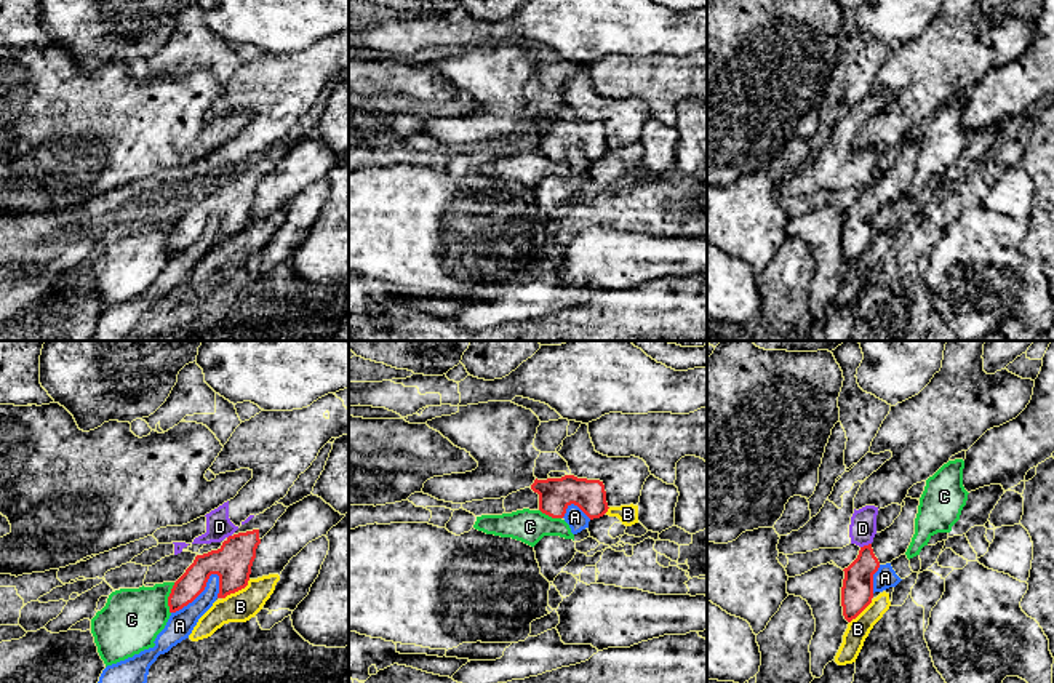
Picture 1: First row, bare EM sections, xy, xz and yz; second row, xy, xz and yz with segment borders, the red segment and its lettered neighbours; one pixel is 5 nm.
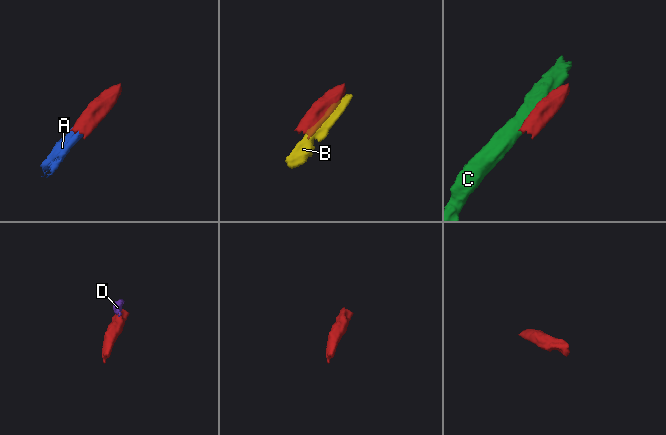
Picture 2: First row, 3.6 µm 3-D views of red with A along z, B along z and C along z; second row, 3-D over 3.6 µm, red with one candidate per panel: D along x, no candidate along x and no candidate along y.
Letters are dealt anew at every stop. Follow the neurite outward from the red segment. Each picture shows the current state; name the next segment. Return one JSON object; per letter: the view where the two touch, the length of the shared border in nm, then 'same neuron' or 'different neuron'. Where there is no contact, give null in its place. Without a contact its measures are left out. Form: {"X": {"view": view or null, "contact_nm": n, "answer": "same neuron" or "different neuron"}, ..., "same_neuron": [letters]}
{"A": {"view": "xy", "contact_nm": 320, "answer": "different neuron"}, "B": {"view": "xy", "contact_nm": 170, "answer": "different neuron"}, "C": {"view": "xy", "contact_nm": 160, "answer": "different neuron"}, "D": {"view": "yz", "contact_nm": 60, "answer": "different neuron"}, "same_neuron": []}

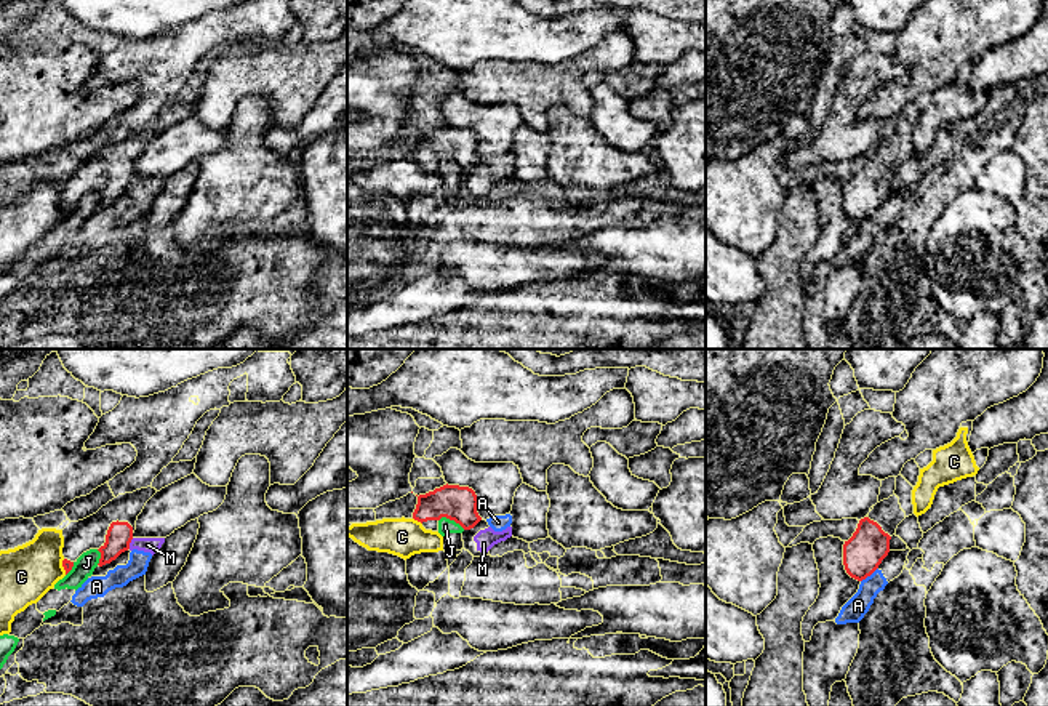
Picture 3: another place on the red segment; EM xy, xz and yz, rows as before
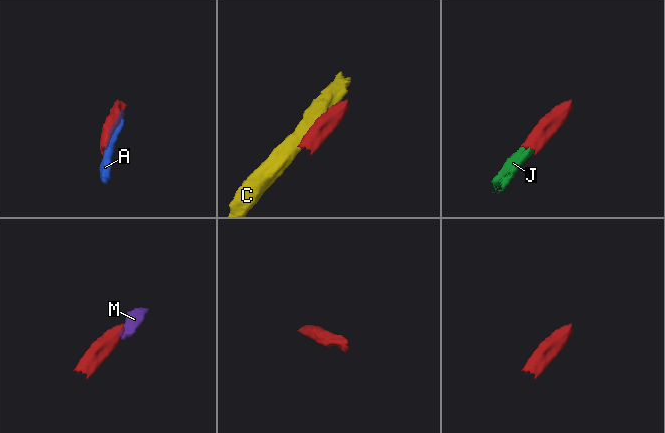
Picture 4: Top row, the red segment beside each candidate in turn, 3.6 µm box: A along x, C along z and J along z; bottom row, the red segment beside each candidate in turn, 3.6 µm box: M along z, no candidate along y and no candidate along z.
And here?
{"A": {"view": "yz", "contact_nm": 120, "answer": "different neuron"}, "C": {"view": "xz", "contact_nm": 60, "answer": "different neuron"}, "J": {"view": "xz", "contact_nm": 140, "answer": "different neuron"}, "M": {"view": "xy", "contact_nm": 60, "answer": "different neuron"}, "same_neuron": []}

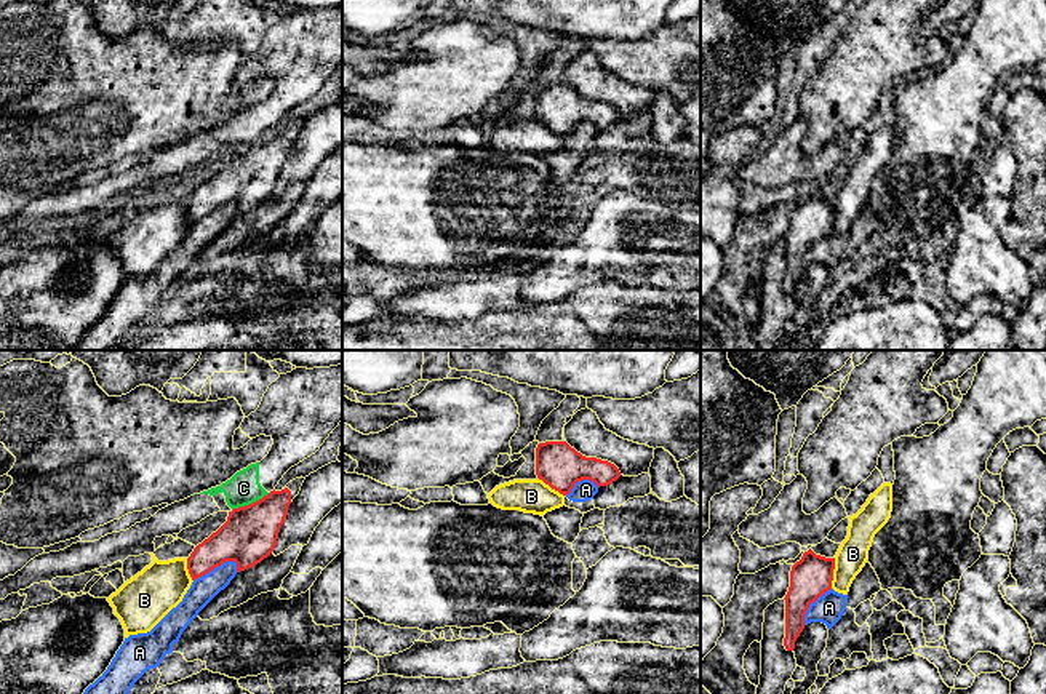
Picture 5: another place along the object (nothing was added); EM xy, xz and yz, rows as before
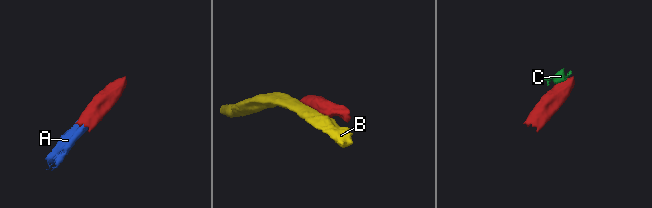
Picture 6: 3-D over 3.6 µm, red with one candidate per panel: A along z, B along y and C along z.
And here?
{"A": {"view": "xy", "contact_nm": 240, "answer": "different neuron"}, "B": {"view": "yz", "contact_nm": 150, "answer": "different neuron"}, "C": {"view": "xy", "contact_nm": 220, "answer": "different neuron"}, "same_neuron": []}

